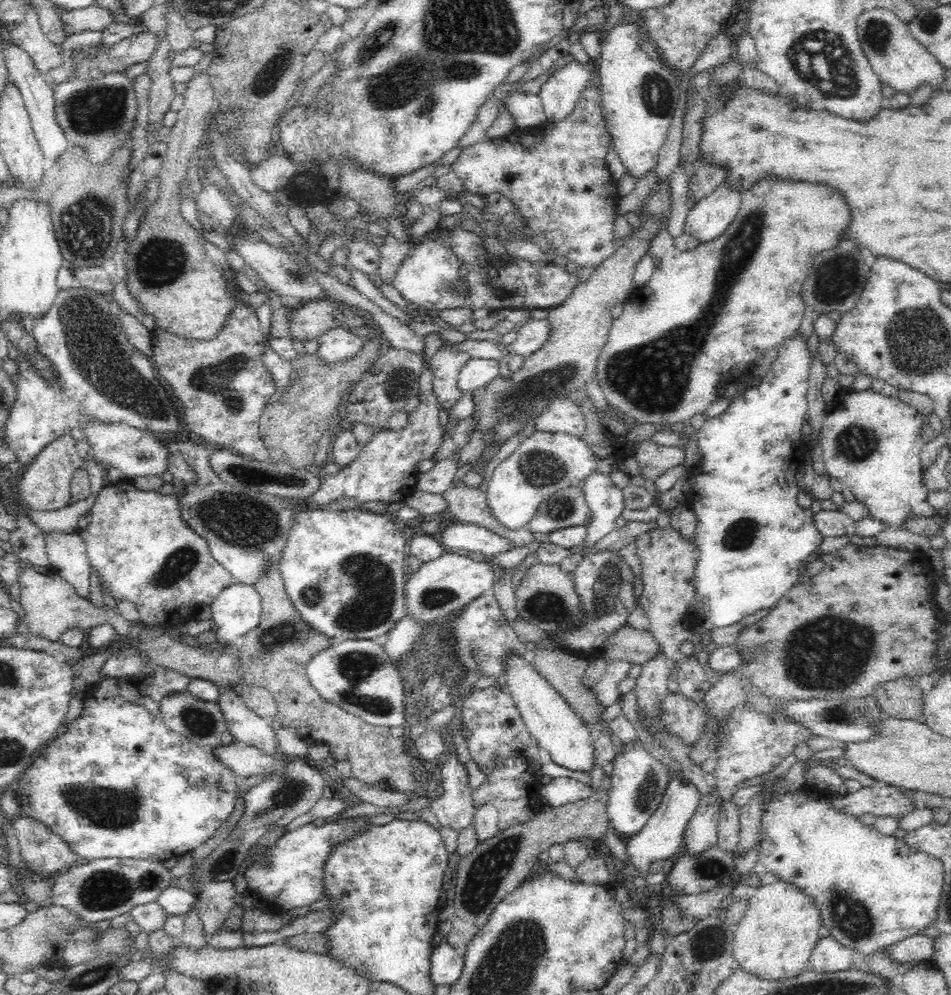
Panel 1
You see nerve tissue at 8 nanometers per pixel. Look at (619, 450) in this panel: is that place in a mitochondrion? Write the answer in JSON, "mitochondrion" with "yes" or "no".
{"mitochondrion":"no"}

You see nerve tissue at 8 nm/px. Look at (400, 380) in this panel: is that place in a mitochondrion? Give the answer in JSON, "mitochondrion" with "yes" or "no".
{"mitochondrion":"yes"}

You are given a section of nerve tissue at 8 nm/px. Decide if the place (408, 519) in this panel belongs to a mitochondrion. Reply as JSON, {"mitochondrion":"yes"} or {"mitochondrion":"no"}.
{"mitochondrion":"no"}

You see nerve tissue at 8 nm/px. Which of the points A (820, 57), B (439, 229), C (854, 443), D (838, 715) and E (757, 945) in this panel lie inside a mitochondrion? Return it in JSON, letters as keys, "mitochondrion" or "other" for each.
{"A":"mitochondrion","B":"other","C":"mitochondrion","D":"mitochondrion","E":"other"}

